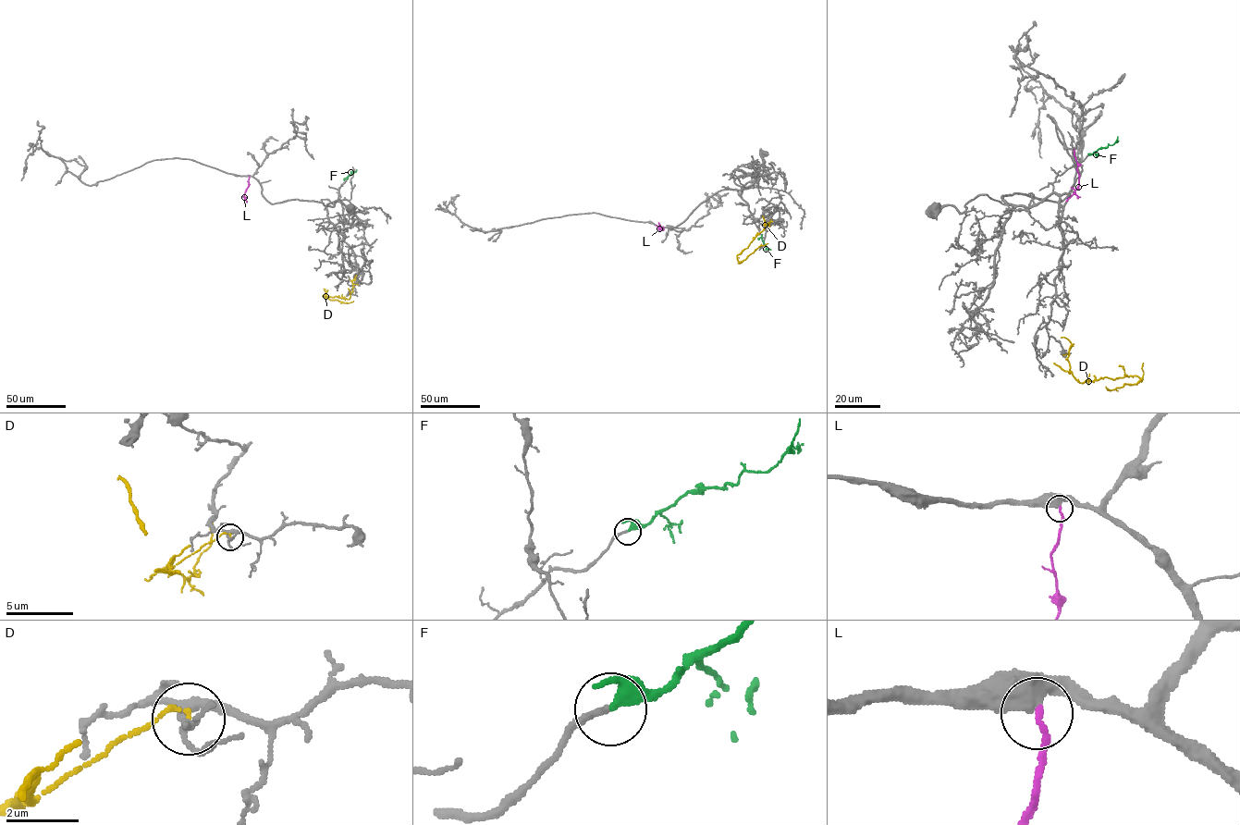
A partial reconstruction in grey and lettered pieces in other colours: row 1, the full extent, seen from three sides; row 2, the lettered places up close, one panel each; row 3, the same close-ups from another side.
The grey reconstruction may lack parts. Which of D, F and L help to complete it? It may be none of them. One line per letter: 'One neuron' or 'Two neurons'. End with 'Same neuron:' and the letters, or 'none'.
D: Two neurons
F: One neuron
L: Two neurons
Same neuron: F

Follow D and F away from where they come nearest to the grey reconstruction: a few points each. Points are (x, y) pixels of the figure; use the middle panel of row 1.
D: (772, 221), (766, 225), (737, 256), (737, 260), (741, 263), (760, 245), (767, 243)
F: (761, 234), (766, 248), (770, 250)

